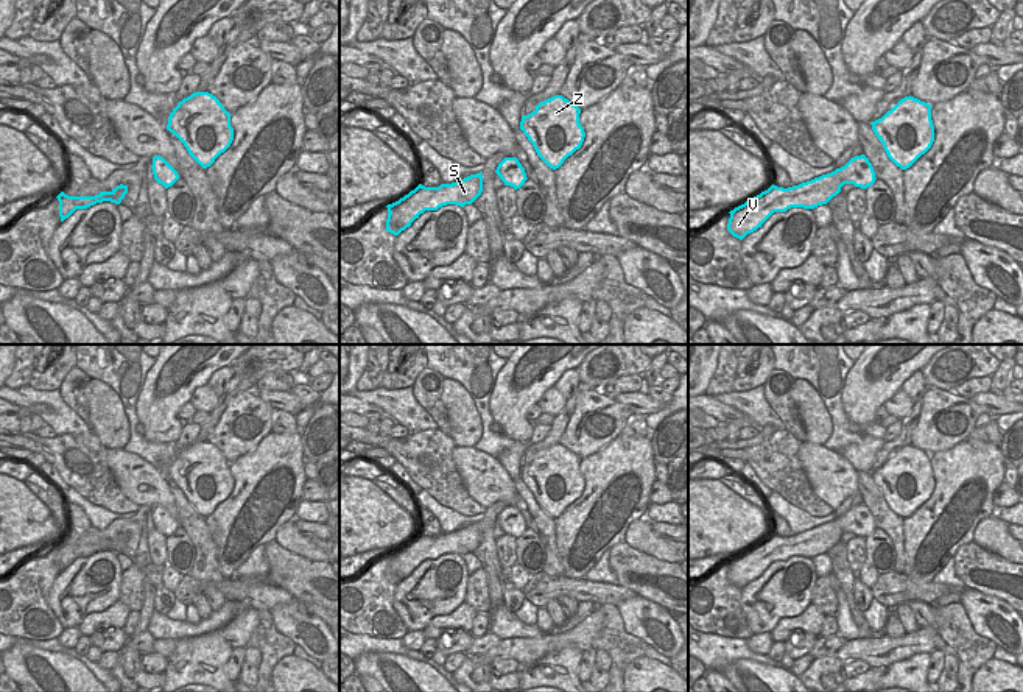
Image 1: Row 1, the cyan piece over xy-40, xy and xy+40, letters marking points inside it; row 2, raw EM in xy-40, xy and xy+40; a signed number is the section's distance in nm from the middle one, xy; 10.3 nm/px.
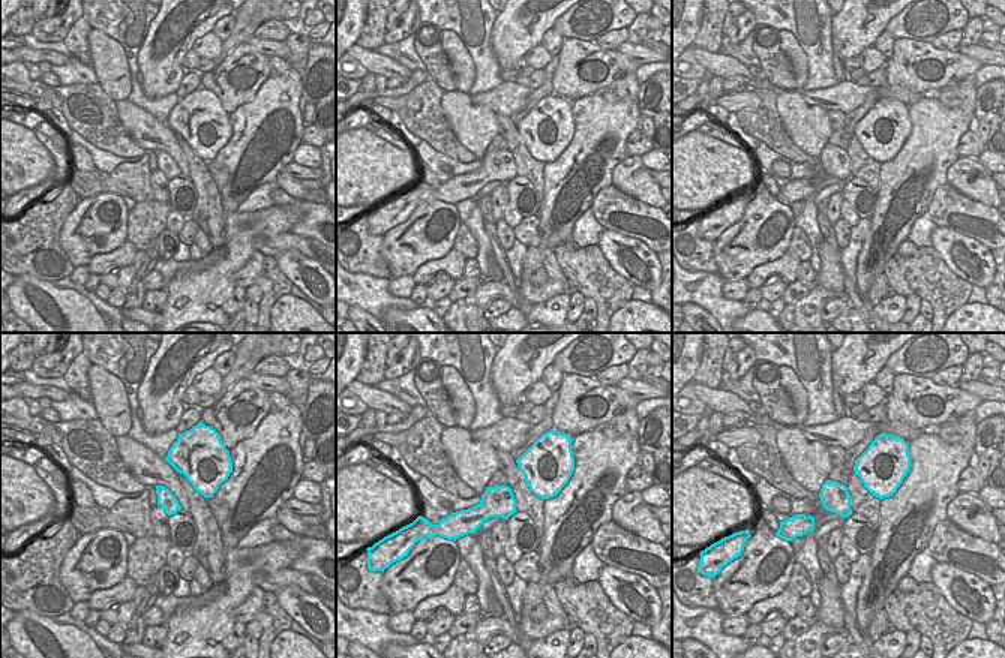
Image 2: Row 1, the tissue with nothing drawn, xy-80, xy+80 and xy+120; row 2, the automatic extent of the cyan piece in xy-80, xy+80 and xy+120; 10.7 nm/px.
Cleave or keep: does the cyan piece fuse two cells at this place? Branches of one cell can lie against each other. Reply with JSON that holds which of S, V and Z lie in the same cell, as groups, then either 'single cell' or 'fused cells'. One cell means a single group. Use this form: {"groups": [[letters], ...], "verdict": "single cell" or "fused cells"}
{"groups": [["S", "V", "Z"]], "verdict": "single cell"}

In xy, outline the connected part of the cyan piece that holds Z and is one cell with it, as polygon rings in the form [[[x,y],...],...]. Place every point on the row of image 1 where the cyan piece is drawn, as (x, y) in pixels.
[[[554,95],[522,115],[520,129],[533,143],[537,156],[553,170],[581,148],[585,132],[579,123],[581,109]]]

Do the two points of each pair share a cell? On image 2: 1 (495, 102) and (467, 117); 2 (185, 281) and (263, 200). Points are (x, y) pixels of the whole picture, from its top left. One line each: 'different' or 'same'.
1: different
2: different

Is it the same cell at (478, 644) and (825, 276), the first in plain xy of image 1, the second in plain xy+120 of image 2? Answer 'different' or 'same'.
different

